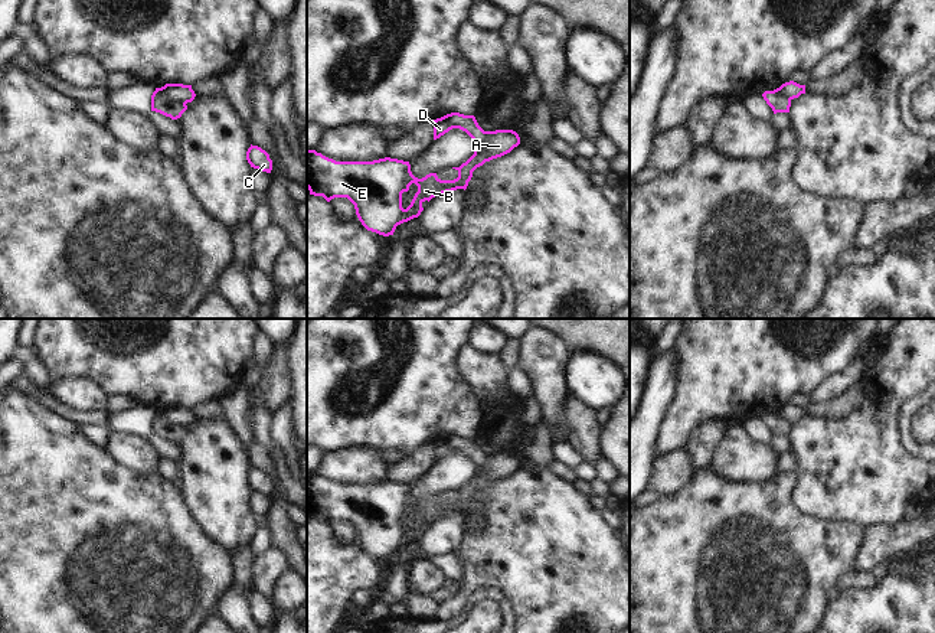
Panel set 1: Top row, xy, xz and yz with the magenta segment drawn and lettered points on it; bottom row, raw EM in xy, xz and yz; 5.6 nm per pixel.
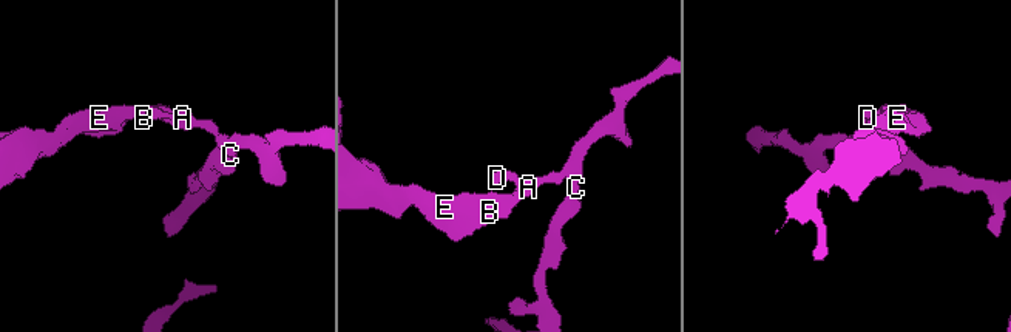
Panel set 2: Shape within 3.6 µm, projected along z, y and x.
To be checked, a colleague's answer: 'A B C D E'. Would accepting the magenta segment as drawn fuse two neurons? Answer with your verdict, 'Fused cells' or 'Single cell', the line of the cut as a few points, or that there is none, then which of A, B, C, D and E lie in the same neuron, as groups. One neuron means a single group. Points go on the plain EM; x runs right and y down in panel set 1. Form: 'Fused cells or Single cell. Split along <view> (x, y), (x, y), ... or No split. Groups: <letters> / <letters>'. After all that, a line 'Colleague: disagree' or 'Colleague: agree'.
Fused cells. Split along xy (154, 421), (160, 420), (166, 427), (185, 427). Groups: A B E / C D.
Colleague: disagree

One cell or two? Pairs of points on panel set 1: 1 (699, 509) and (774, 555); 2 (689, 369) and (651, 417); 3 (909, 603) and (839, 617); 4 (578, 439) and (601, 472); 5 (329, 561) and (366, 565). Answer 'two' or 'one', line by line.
1: one
2: two
3: one
4: two
5: one

